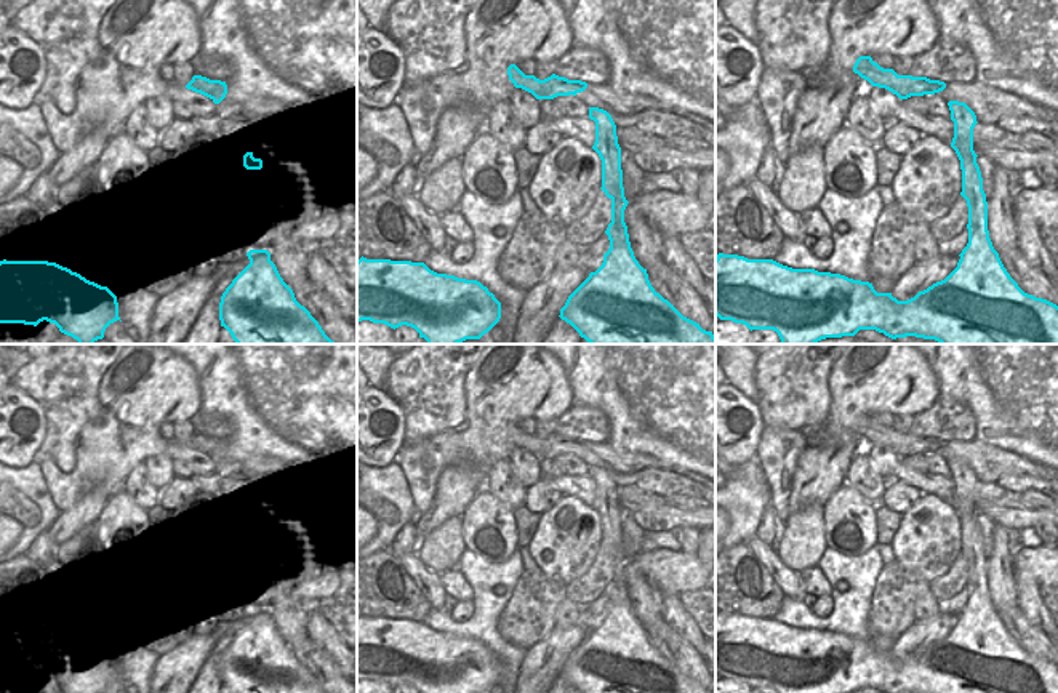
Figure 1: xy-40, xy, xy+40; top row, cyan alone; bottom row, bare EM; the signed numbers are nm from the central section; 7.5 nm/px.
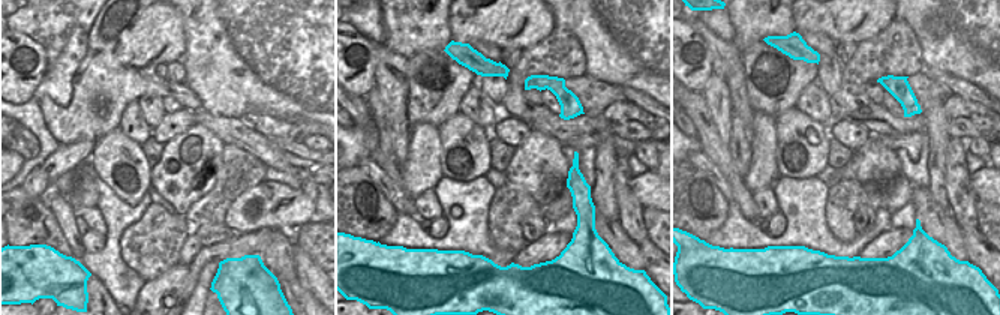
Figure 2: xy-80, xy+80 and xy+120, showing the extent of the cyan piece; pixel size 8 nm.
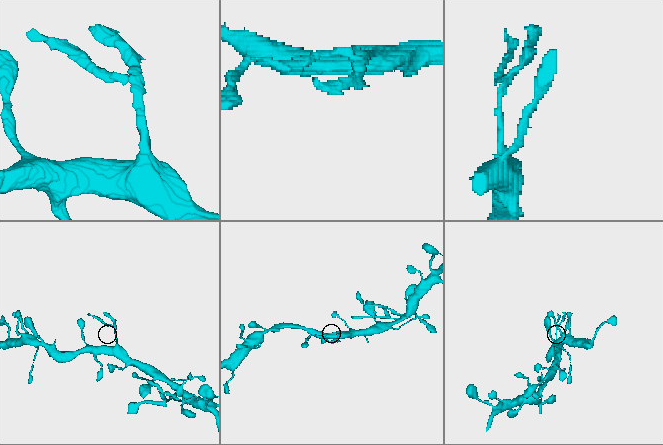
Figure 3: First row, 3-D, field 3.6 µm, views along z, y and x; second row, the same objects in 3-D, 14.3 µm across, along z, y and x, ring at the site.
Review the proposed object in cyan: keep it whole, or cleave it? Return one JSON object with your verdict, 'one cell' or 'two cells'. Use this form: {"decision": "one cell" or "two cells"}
{"decision": "one cell"}

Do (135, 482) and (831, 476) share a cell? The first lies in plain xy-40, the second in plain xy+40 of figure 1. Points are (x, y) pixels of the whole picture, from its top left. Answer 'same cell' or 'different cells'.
different cells

